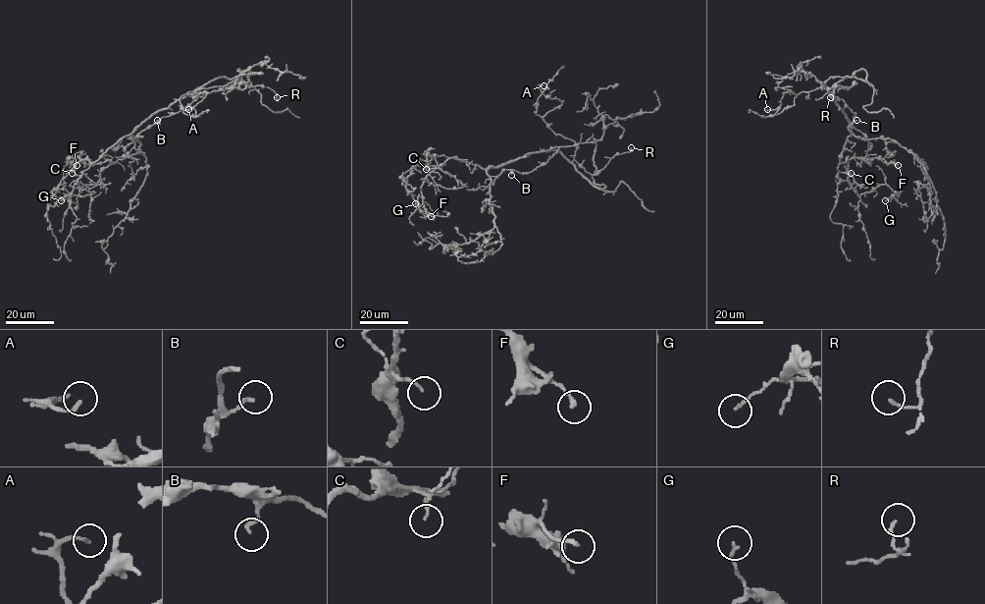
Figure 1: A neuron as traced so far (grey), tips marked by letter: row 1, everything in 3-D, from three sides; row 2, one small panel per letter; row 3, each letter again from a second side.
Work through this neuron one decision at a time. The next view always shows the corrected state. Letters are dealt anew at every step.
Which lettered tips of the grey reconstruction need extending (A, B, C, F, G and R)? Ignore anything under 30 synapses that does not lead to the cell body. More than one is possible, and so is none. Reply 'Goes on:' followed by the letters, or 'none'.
Goes on: none

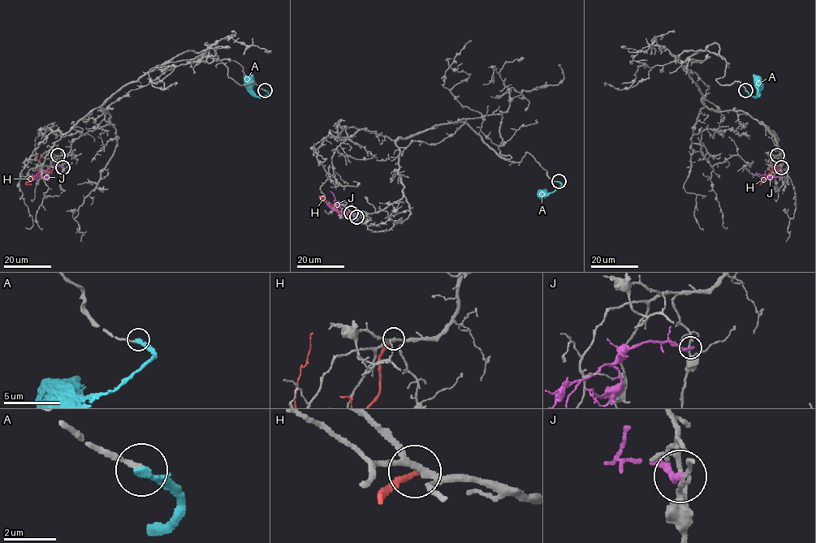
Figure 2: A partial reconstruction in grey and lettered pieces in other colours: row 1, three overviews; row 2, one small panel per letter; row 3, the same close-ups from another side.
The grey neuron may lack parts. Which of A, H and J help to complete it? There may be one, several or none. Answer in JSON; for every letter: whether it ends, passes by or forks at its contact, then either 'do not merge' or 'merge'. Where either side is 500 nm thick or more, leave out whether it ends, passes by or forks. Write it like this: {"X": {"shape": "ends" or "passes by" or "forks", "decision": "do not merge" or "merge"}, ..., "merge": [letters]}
{"A": {"shape": "ends", "decision": "do not merge"}, "H": {"shape": "ends", "decision": "do not merge"}, "J": {"shape": "ends", "decision": "do not merge"}, "merge": []}

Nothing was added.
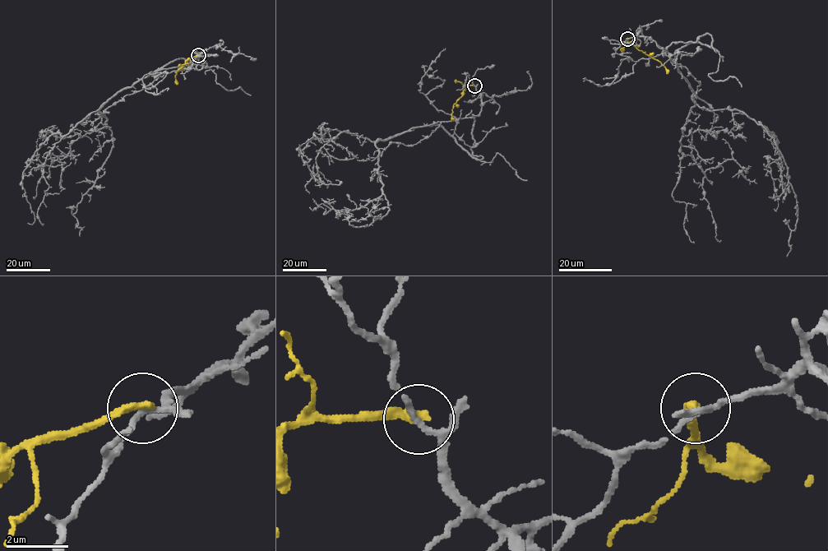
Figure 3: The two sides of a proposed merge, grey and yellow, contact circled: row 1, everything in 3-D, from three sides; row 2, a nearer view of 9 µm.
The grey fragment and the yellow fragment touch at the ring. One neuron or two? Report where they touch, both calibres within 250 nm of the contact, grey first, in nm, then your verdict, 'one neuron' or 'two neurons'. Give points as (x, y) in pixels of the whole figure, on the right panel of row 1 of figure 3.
(627, 39) | 140/280 nm | two neurons

